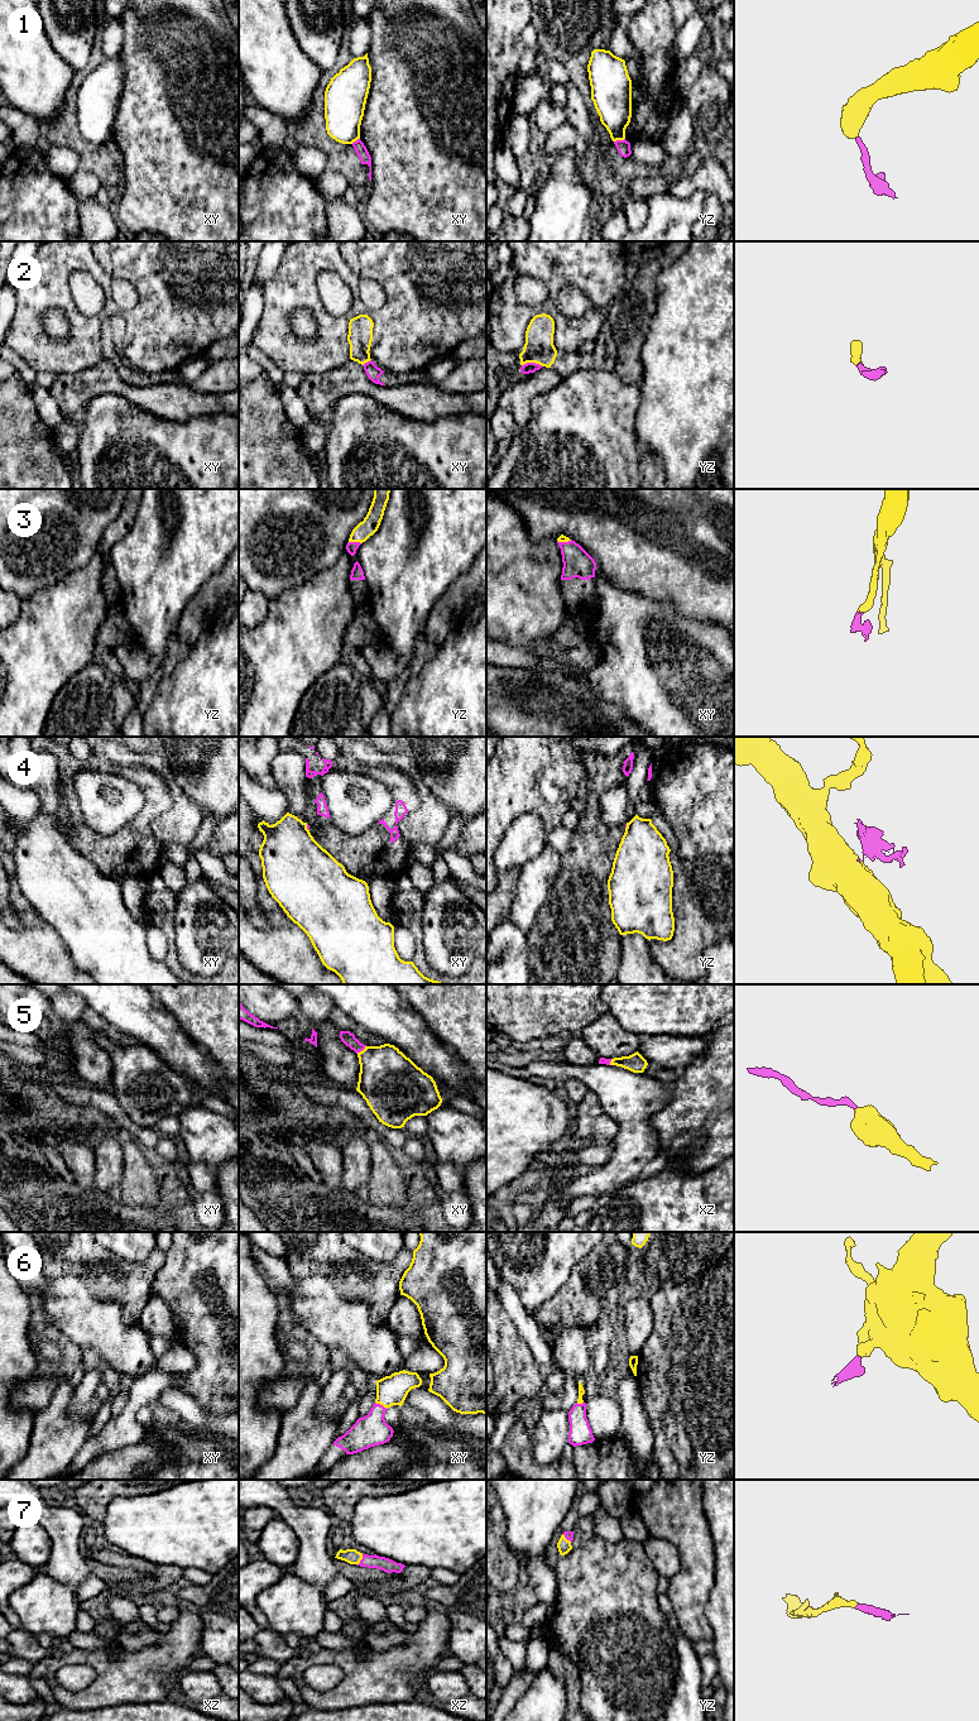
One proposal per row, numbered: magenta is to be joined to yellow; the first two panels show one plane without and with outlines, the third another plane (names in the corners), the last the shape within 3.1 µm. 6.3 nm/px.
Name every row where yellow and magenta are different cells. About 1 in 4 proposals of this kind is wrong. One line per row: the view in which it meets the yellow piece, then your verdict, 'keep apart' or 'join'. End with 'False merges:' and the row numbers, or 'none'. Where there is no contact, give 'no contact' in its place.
1: yz | keep apart
2: yz | join
3: yz | join
4: xy | keep apart
5: xy | join
6: xy | join
7: xz | join
False merges: 1, 4

